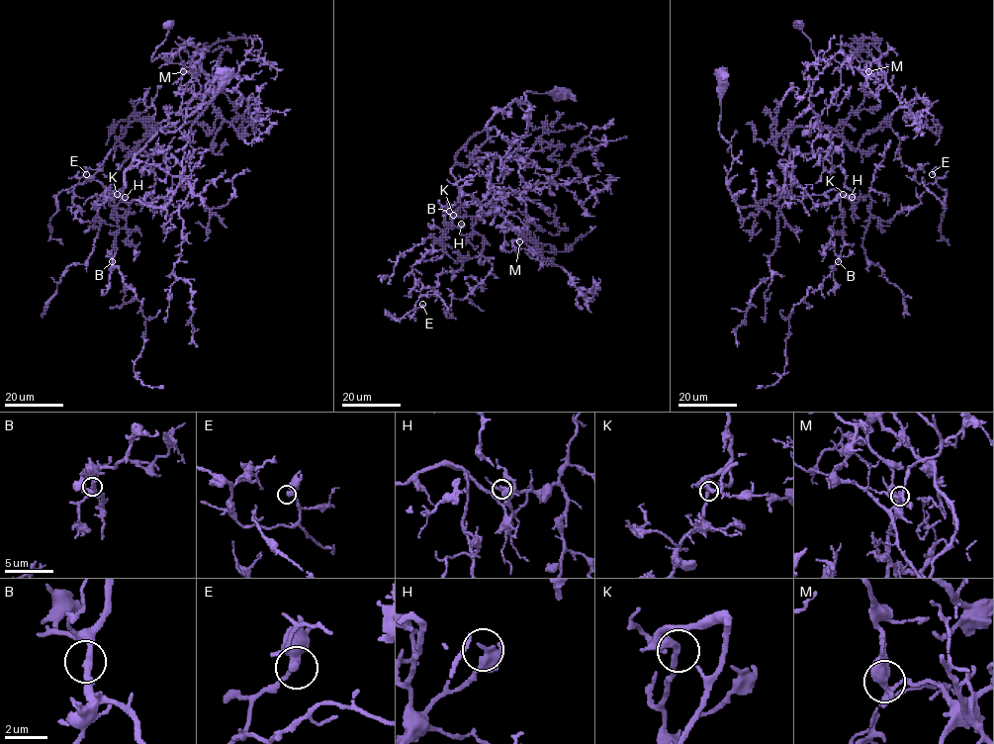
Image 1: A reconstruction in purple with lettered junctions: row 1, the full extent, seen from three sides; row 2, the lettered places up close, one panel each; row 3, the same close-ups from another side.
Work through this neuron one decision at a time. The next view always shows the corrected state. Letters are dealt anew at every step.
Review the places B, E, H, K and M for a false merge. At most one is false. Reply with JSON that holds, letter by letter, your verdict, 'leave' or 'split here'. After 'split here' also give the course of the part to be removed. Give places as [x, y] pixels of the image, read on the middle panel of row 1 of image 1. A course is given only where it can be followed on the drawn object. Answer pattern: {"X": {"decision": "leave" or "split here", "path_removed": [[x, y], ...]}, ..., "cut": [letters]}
{"B": {"decision": "leave"}, "E": {"decision": "leave"}, "H": {"decision": "leave"}, "K": {"decision": "leave"}, "M": {"decision": "split here", "path_removed": [[519, 241], [515, 232], [545, 258], [526, 228], [496, 204], [489, 190], [501, 183], [509, 170]]}, "cut": ["M"]}

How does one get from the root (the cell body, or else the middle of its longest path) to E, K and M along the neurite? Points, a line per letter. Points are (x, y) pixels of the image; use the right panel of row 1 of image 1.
E: (718, 74), (738, 206), (790, 194), (783, 136), (796, 127), (856, 149), (884, 120), (915, 180), (932, 174)
K: (718, 74), (719, 133), (733, 158), (726, 185), (738, 206), (833, 189), (843, 194)
M: (718, 74), (726, 185), (753, 207), (790, 194), (783, 136), (834, 129), (861, 104), (868, 71)

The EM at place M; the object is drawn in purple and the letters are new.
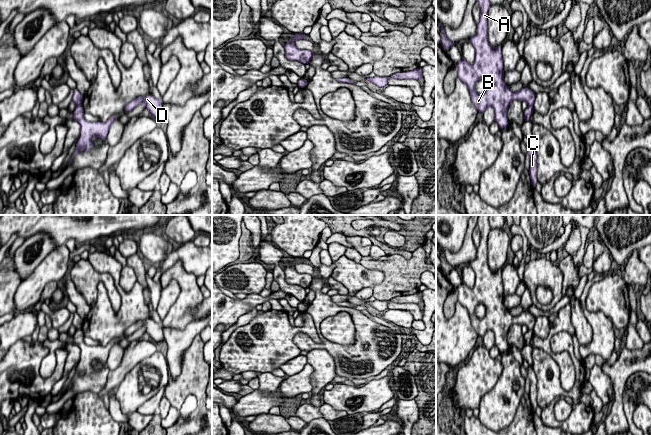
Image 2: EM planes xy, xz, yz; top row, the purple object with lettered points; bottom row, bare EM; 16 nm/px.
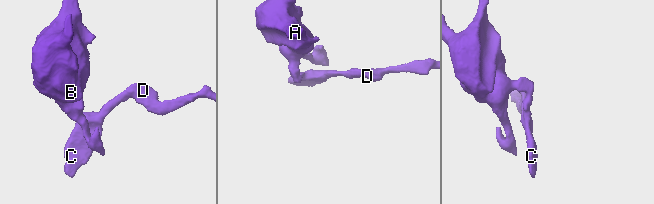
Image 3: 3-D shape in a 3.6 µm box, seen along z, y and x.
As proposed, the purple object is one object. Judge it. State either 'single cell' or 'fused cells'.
fused cells

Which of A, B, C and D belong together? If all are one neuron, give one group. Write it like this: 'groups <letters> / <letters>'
groups A B / C D

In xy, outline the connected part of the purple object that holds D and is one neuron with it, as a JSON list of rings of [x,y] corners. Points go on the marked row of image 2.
[[[150,94],[139,96],[136,99],[132,100],[125,106],[125,111],[130,112],[140,104],[144,104],[146,106],[146,109],[150,111],[155,119],[163,118],[165,116],[160,100]]]

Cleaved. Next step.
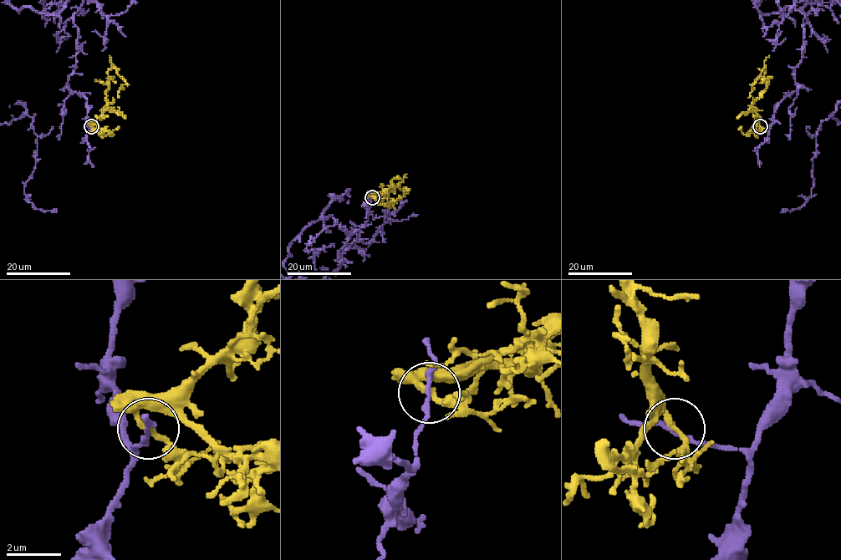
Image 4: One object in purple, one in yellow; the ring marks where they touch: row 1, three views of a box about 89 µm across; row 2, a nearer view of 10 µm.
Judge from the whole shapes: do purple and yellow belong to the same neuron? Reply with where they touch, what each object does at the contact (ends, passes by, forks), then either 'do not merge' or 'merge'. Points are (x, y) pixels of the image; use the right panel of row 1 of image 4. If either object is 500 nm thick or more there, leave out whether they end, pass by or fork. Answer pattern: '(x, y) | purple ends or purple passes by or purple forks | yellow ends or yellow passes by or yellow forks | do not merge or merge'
(760, 126) | purple passes by | yellow passes by | do not merge

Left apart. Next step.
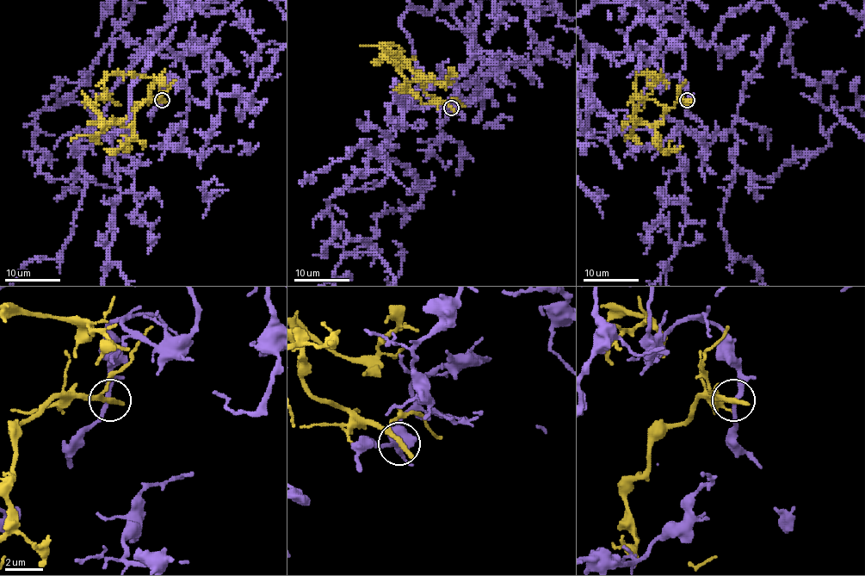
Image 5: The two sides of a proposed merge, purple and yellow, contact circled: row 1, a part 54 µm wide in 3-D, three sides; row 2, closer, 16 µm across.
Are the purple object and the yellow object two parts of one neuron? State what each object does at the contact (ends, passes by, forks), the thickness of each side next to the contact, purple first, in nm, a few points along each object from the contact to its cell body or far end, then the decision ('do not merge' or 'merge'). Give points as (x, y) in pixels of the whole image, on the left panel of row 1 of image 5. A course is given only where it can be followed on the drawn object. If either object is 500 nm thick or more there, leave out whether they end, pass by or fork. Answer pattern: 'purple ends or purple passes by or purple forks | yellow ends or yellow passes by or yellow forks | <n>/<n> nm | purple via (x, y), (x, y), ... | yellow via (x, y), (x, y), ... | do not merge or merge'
purple passes by | yellow passes by | 220/240 nm | purple via (161, 100), (195, 49), (161, 46), (120, 132), (212, 144), (252, 8) | yellow via (163, 100), (139, 104), (128, 126), (103, 119), (95, 108), (108, 75), (154, 77), (161, 83), (158, 90) | do not merge

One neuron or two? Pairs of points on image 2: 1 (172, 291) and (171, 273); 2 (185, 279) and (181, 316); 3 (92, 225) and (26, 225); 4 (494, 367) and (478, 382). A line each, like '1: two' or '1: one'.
1: two
2: one
3: one
4: one

